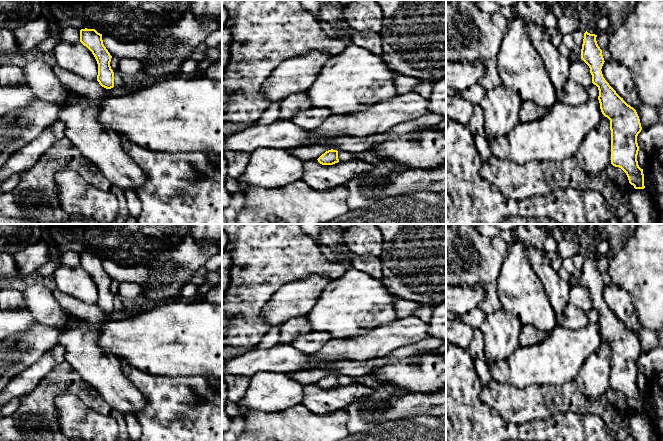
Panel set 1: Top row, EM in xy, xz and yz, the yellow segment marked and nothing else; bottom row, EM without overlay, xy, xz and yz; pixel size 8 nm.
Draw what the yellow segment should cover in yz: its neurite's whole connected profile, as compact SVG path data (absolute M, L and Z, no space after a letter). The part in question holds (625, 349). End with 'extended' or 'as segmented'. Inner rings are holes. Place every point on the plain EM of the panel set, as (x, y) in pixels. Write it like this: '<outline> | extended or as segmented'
M587 255L584 257L581 283L589 290L592 307L598 311L601 336L610 344L611 388L626 397L635 413L644 413L643 393L637 385L637 360L642 354L640 343L636 334L603 301L601 293L605 285L596 261Z | as segmented

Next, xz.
M333 373L328 374L324 378L322 378L317 384L322 389L333 389L335 387L338 387L338 375Z | as segmented

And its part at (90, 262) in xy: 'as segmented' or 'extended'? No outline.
as segmented

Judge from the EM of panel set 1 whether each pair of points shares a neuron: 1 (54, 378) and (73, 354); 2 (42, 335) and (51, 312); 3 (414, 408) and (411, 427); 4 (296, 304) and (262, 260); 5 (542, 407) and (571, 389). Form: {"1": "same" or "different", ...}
{"1": "different", "2": "different", "3": "different", "4": "different", "5": "same"}

